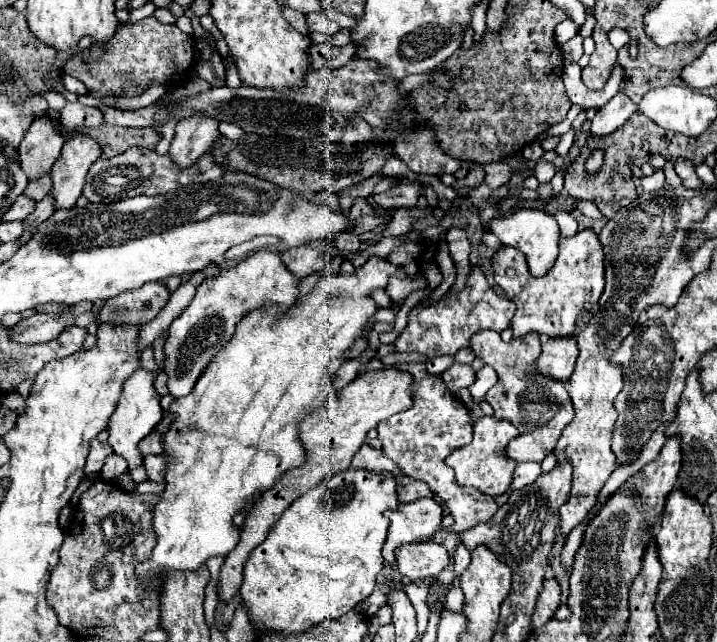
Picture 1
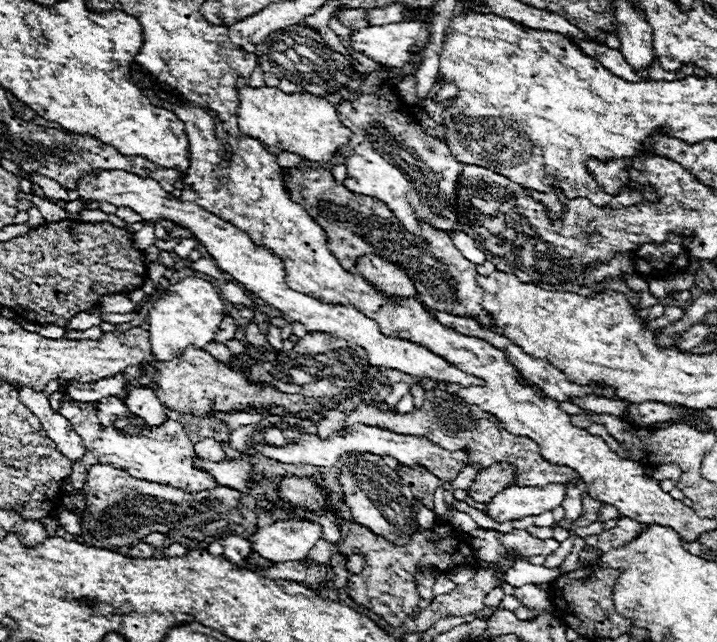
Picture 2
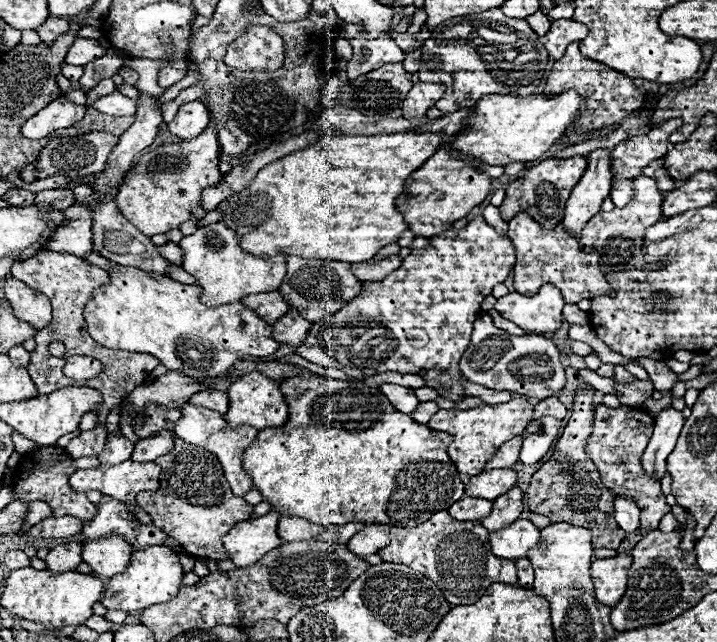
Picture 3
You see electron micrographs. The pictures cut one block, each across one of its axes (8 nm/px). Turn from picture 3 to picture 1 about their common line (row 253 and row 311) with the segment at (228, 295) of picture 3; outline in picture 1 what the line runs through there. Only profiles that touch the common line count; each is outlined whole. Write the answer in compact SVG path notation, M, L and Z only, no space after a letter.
M256 236L230 248L224 256L226 260L232 260L234 266L218 266L218 276L206 278L198 286L188 308L170 324L168 340L164 344L164 372L168 374L172 396L180 398L190 394L198 374L202 374L204 366L210 364L210 358L214 358L214 354L232 338L236 324L250 308L280 304L280 310L286 310L300 296L300 280L284 266L282 252L266 248L276 246L278 242L280 238L274 236Z

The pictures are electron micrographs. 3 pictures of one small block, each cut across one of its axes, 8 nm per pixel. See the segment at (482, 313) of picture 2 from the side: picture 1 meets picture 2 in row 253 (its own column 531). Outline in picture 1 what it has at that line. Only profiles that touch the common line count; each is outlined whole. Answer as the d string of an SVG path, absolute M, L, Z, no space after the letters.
M482 330L474 334L470 348L474 348L474 354L498 372L498 382L486 394L486 400L494 408L494 416L514 422L514 426L522 432L506 446L506 454L510 454L516 462L542 462L546 454L554 450L562 430L572 422L574 406L562 380L534 372L534 362L540 358L540 336L532 332L504 342L498 332Z

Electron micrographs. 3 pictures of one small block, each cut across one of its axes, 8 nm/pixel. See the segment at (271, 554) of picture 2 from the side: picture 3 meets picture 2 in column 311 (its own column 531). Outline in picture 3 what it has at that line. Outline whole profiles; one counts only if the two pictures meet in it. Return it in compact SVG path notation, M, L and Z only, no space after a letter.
M516 520L510 526L496 530L490 534L492 552L498 558L518 560L526 558L528 550L532 550L538 544L538 528L530 520Z

